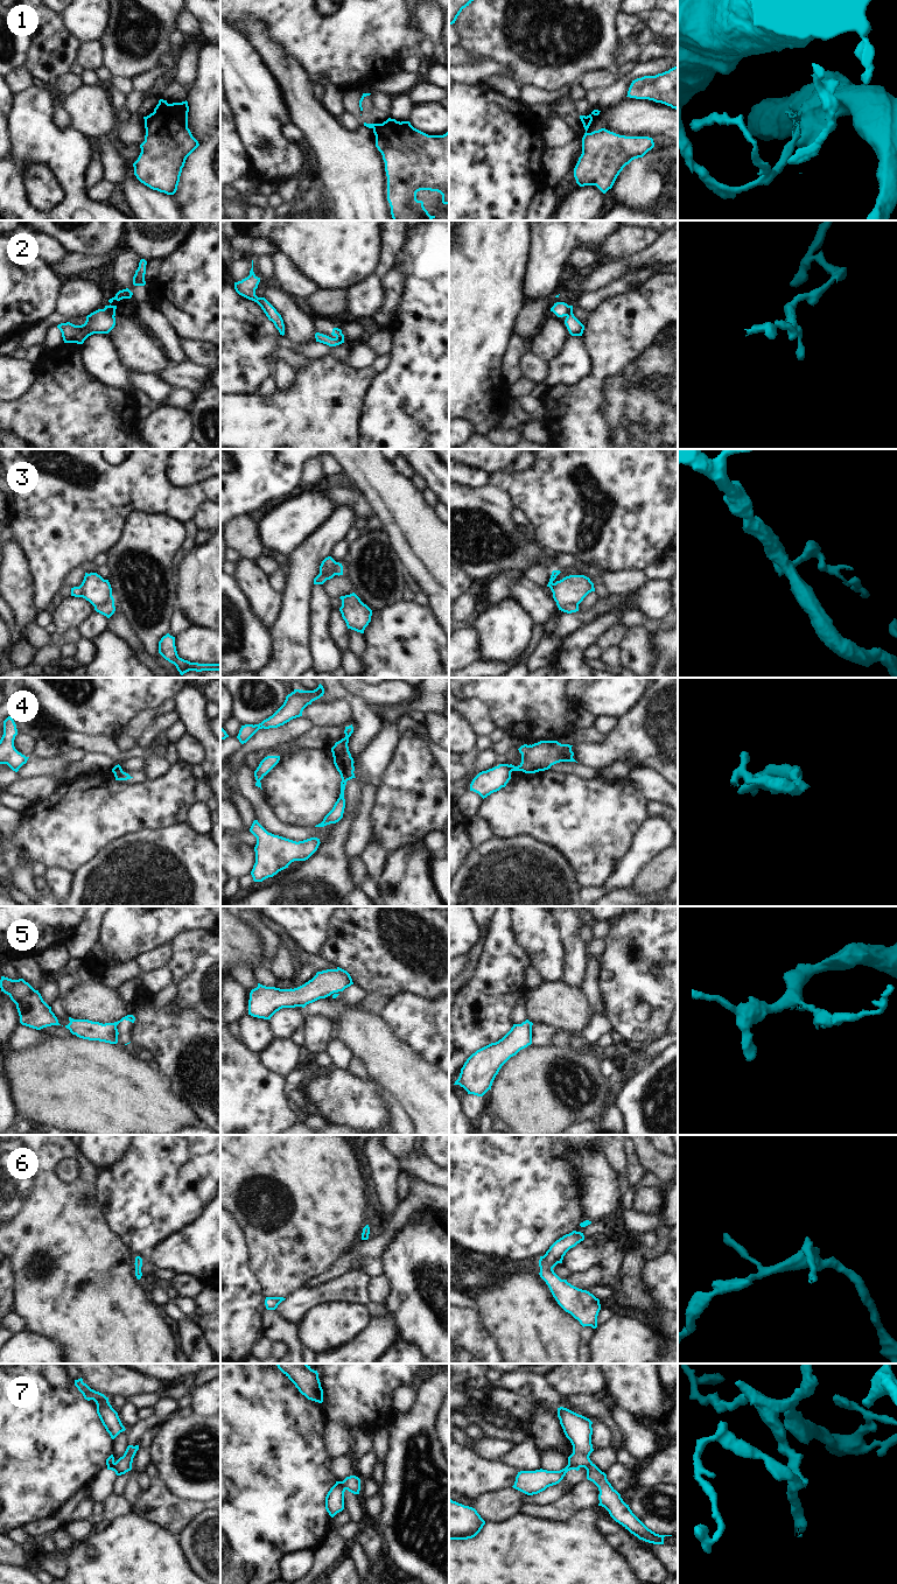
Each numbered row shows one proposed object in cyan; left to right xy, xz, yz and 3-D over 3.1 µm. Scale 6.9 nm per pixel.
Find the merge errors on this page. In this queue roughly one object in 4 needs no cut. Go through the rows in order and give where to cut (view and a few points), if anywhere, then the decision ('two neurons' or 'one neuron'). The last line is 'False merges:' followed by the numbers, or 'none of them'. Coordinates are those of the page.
1: xz (380, 124), (373, 128) | two neurons
2: xy (103, 309), (113, 316) | two neurons
3: xz (336, 562), (323, 574), (320, 574) | two neurons
4: yz (509, 765), (512, 770) | two neurons
5: xy (116, 1022), (117, 1024) | two neurons
6: no cut | one neuron
7: xz (340, 1481), (345, 1488) | two neurons
False merges: 1, 2, 3, 4, 5, 7

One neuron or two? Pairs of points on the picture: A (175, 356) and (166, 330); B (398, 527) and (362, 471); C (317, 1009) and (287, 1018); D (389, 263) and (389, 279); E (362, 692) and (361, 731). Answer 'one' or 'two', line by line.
A: one
B: one
C: two
D: two
E: two

